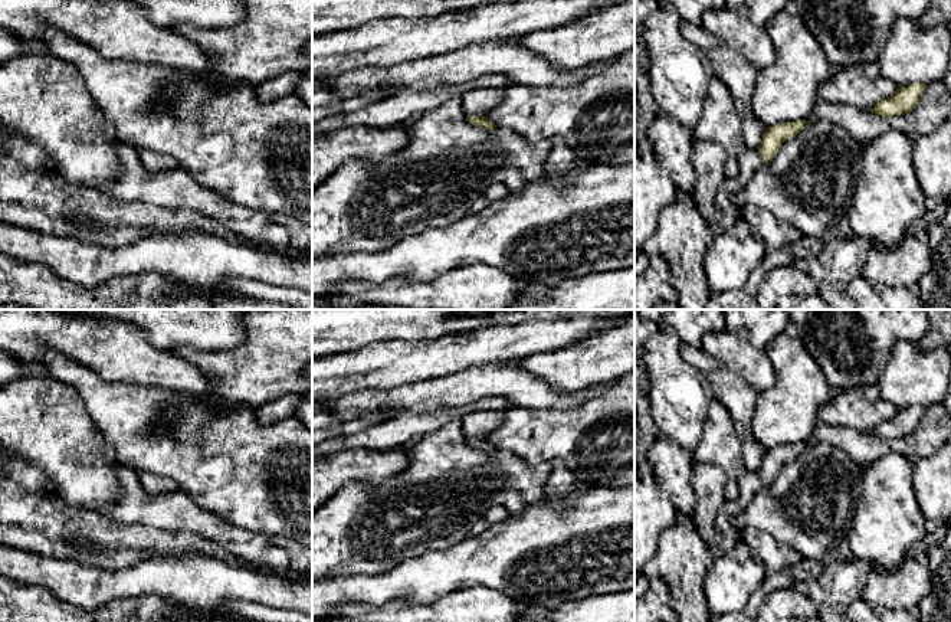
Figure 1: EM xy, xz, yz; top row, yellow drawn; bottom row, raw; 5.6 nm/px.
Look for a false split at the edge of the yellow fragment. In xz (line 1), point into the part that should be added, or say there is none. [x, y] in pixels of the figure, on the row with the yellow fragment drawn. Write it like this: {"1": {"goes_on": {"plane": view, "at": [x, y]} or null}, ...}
{"1": {"goes_on": {"plane": "xz", "at": [479, 102]}}}

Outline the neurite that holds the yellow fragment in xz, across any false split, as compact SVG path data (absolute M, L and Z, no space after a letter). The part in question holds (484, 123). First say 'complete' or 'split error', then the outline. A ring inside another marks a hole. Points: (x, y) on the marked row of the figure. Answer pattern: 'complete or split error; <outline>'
split error; M473 89L460 96L468 121L482 130L493 130L496 125L486 117L504 98L505 89Z

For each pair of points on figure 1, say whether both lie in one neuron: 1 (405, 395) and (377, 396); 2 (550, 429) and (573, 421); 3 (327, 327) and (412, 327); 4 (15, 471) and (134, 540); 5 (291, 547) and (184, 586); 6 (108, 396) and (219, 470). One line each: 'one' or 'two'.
1: one
2: one
3: one
4: one
5: two
6: one

